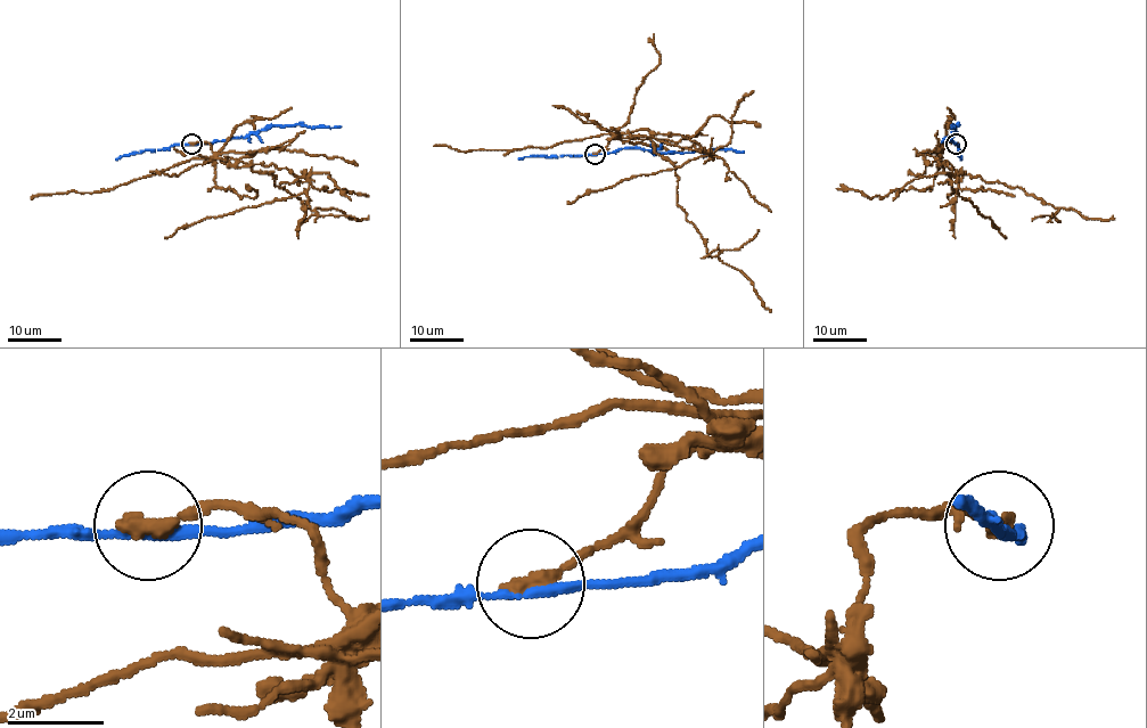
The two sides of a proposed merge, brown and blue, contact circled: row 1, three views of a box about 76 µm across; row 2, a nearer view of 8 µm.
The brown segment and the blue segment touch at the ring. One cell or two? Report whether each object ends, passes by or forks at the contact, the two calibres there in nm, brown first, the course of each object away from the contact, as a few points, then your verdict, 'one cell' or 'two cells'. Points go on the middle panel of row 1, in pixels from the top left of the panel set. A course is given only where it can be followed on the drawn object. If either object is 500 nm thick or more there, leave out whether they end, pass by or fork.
brown ends there; blue passes by; 360 nm thick on the brown side, 190 nm on the other; brown runs (594, 154), (612, 139), (652, 137), (711, 155), (586, 191), (567, 204); blue runs (594, 154), (622, 148), (657, 153), (744, 152); two cells

